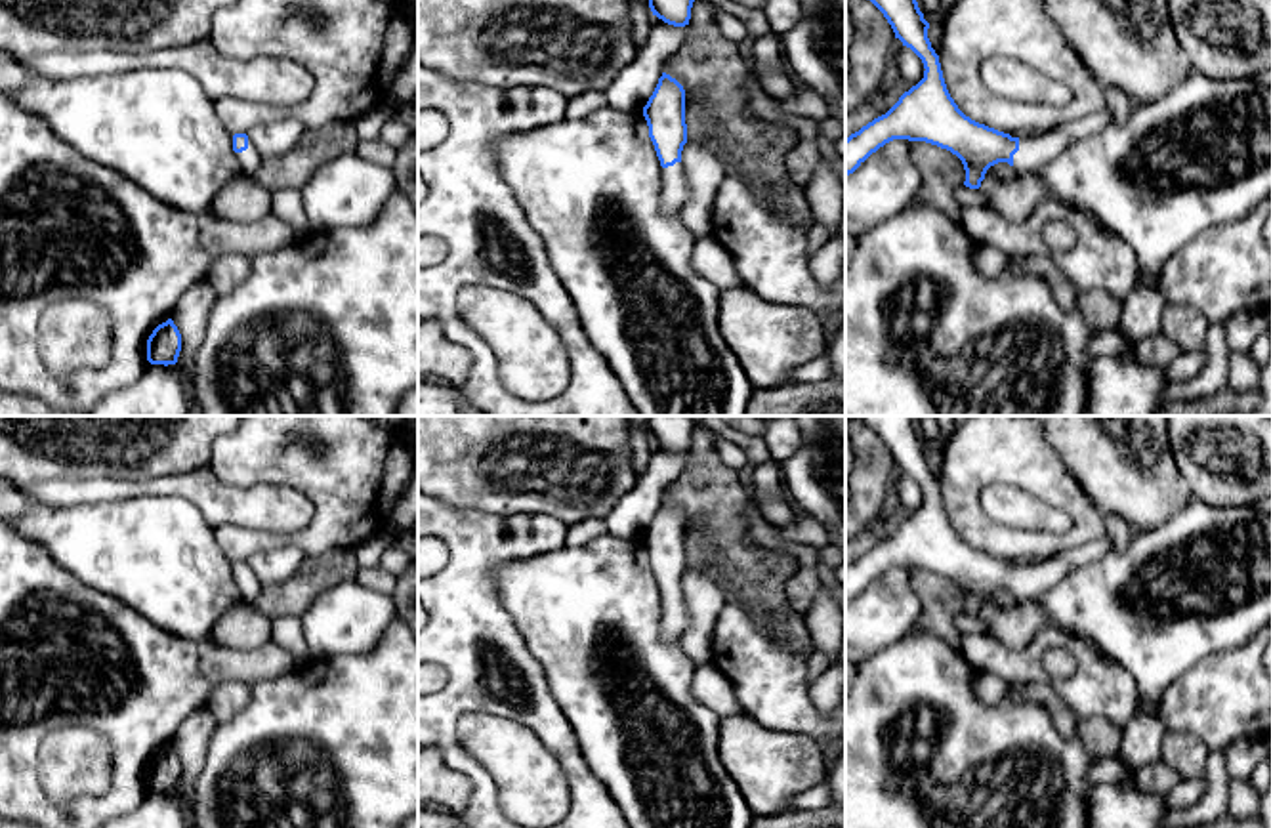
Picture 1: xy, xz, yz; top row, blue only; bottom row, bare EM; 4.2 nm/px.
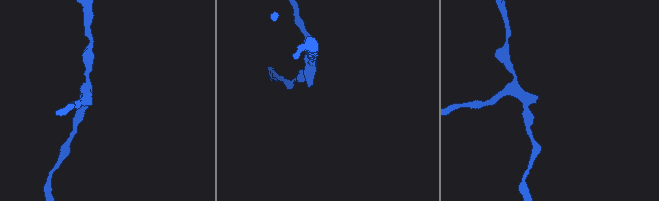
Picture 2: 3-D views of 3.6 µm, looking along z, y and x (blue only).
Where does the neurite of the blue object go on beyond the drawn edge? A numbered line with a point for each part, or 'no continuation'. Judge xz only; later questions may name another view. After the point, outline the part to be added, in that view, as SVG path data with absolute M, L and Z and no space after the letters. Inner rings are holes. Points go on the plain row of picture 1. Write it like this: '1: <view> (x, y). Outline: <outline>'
1: xz (674, 611). Outline: M681 590L660 595L662 607L662 639L674 643L689 626L689 612Z

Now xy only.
1: xy (250, 586). Outline: M248 567L248 576L242 580L235 580L239 586L239 591L242 595L244 601L252 601L260 595L263 584L258 580L258 576L254 574L254 570Z

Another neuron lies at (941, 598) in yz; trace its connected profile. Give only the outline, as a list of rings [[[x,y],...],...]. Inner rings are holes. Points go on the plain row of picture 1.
[[[910,569],[910,580],[922,603],[922,616],[912,633],[933,633],[960,654],[960,633],[954,616],[966,609],[962,588],[950,578],[926,569]]]

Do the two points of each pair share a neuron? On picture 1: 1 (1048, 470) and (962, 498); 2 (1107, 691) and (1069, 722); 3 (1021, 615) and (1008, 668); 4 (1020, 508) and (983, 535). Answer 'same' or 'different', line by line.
1: same
2: different
3: different
4: different

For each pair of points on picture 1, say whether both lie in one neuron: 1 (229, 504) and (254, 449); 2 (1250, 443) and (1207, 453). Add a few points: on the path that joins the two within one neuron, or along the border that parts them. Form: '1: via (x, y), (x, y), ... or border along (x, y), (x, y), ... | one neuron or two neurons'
1: border along (208, 466), (233, 485), (281, 485) | two neurons
2: via (1239, 451), (1218, 451) | one neuron

